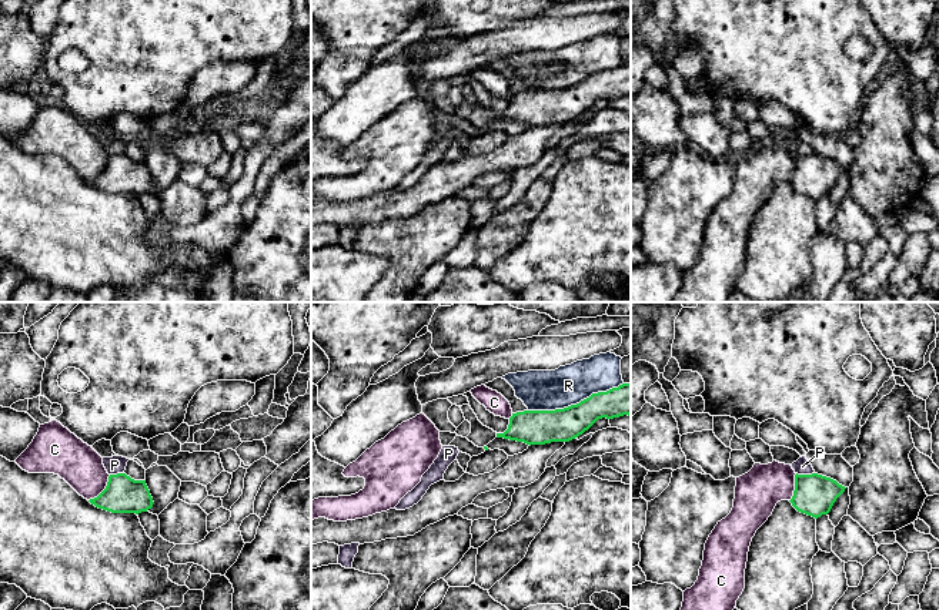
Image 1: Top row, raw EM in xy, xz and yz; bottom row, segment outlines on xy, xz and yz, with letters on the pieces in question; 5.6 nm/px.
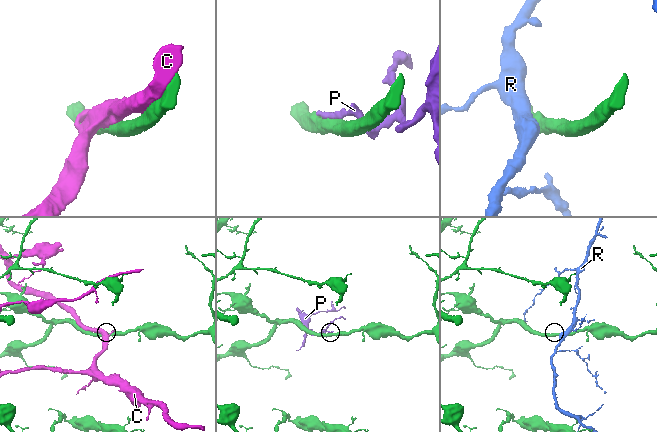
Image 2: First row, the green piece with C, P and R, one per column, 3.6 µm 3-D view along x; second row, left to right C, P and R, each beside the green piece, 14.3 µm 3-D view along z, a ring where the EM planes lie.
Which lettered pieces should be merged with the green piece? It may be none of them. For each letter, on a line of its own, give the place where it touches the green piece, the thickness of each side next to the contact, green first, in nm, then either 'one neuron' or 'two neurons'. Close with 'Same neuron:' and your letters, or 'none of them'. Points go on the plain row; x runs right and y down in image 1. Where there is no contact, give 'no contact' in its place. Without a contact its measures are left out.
C: contact xy (104, 170); calibres 200 and 240 nm; two neurons
P: contact yz (805, 156); calibres 240 and 90 nm; two neurons
R: contact xz (577, 84); calibres 190 and 220 nm; two neurons
Same neuron: none of them

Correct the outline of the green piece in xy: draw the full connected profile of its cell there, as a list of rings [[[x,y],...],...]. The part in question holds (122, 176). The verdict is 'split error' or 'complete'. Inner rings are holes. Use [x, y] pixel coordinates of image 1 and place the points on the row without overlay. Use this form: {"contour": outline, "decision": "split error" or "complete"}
{"contour": [[[126,154],[110,155],[106,170],[88,181],[111,194],[141,194],[153,188],[153,178],[146,161],[134,161]]], "decision": "complete"}

